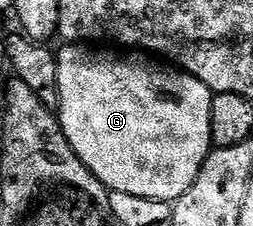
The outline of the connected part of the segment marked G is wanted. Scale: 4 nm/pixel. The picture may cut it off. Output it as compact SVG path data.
M67 44L58 51L59 59L59 109L57 117L73 152L77 152L79 159L87 165L89 172L97 176L97 180L102 186L106 186L108 191L129 192L129 196L145 196L146 198L156 198L162 202L174 203L197 180L197 172L201 172L203 161L207 159L213 147L211 144L211 125L209 124L209 112L211 111L211 99L213 91L201 80L194 78L192 74L186 74L178 68L168 68L158 61L147 56L135 56L130 58L130 53L115 52L119 54L106 54L106 49L92 48L87 44Z

